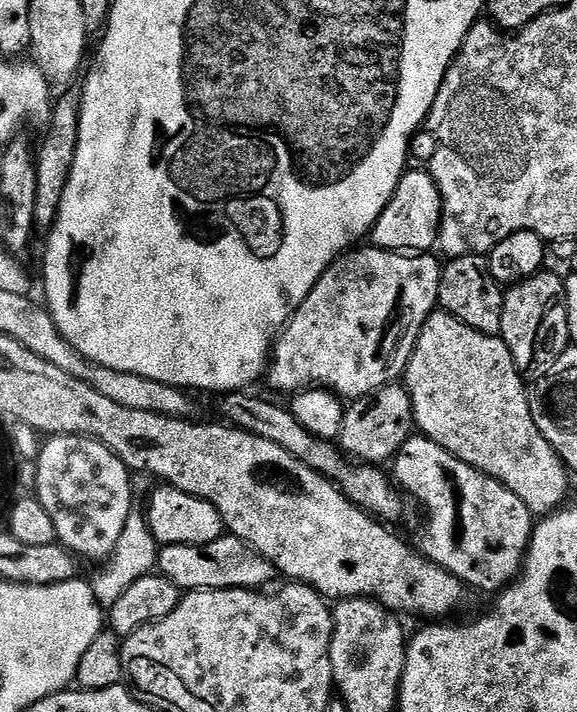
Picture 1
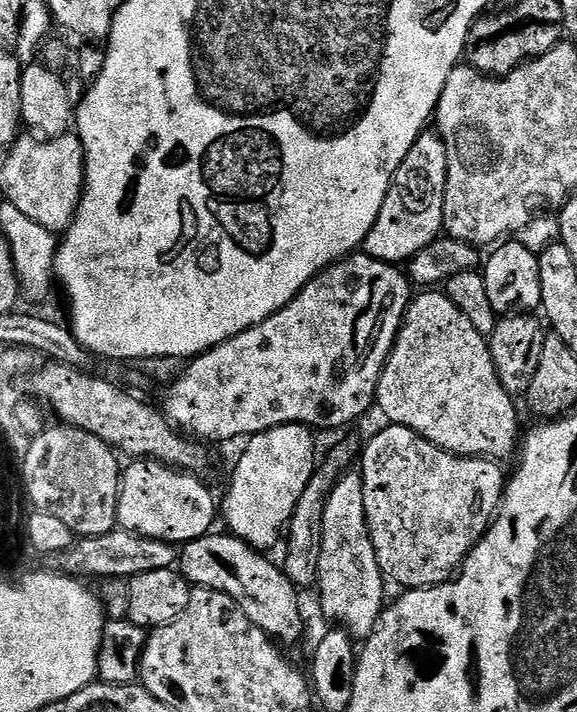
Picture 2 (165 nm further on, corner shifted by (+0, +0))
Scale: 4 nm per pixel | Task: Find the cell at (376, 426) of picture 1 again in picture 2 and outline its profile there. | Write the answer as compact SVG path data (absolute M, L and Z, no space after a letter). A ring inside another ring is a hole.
M340 444L337 448L332 448L328 452L328 457L319 461L316 473L310 478L306 486L306 494L298 498L298 506L294 510L292 519L288 522L287 531L290 535L288 540L288 553L282 559L282 567L296 585L297 589L305 590L319 581L318 558L322 558L322 534L324 533L324 503L328 501L328 495L336 485L341 475L353 467L357 459L358 452L348 444ZM353 459L353 460L352 460ZM292 532L292 537L291 536Z

